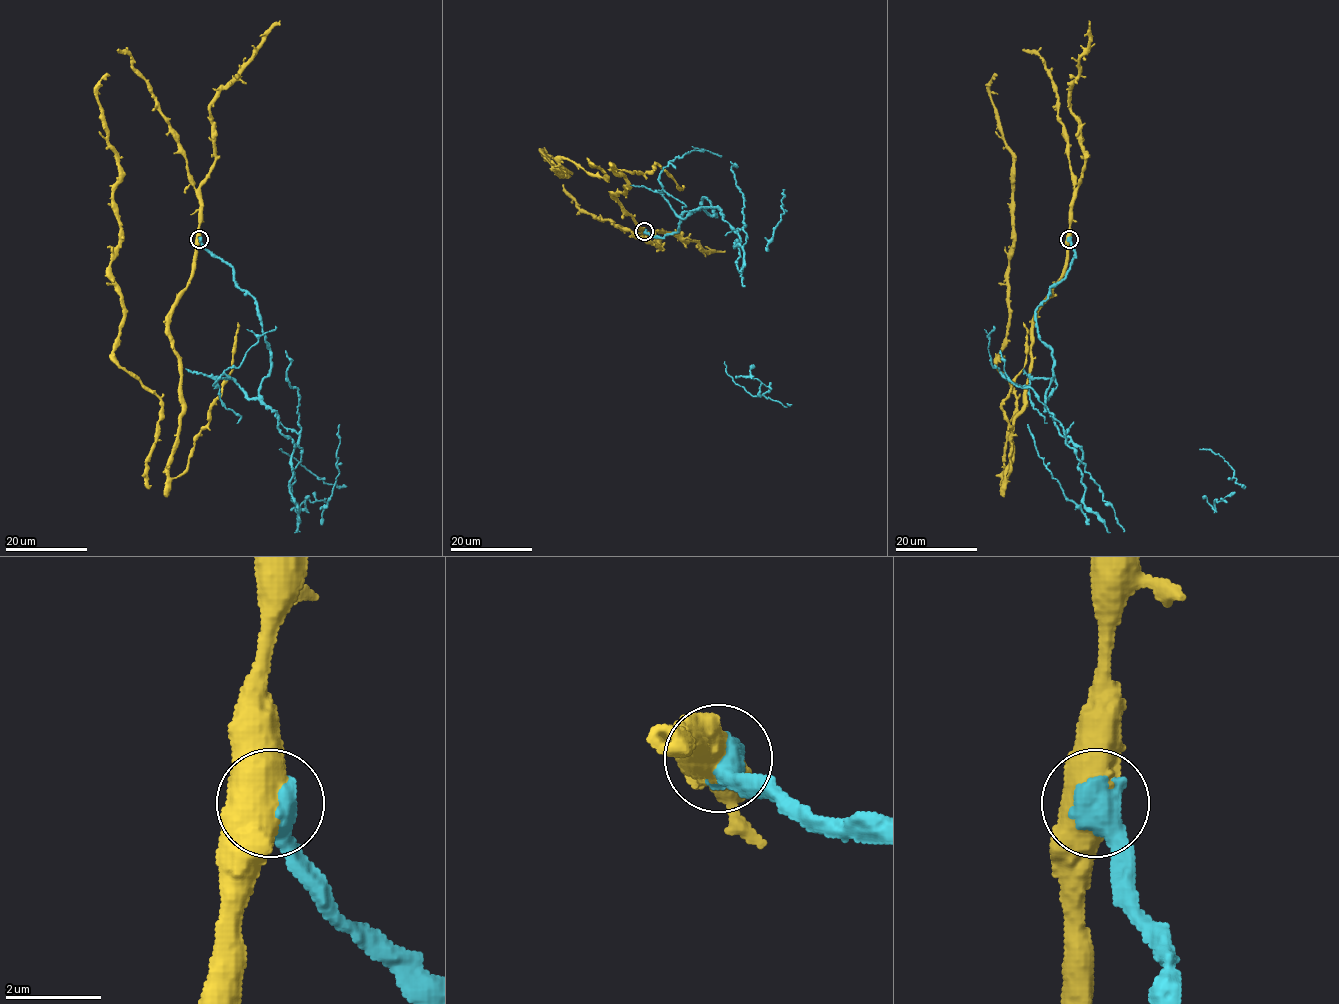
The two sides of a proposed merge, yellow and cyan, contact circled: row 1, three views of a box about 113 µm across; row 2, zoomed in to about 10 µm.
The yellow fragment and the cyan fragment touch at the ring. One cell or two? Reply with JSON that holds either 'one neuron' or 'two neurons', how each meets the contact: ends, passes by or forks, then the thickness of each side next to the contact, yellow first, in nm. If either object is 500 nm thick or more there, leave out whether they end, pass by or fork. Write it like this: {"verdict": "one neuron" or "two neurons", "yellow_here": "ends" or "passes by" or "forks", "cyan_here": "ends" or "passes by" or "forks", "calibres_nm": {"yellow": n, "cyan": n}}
{"verdict": "two neurons", "calibres_nm": {"yellow": 850, "cyan": 650}}

